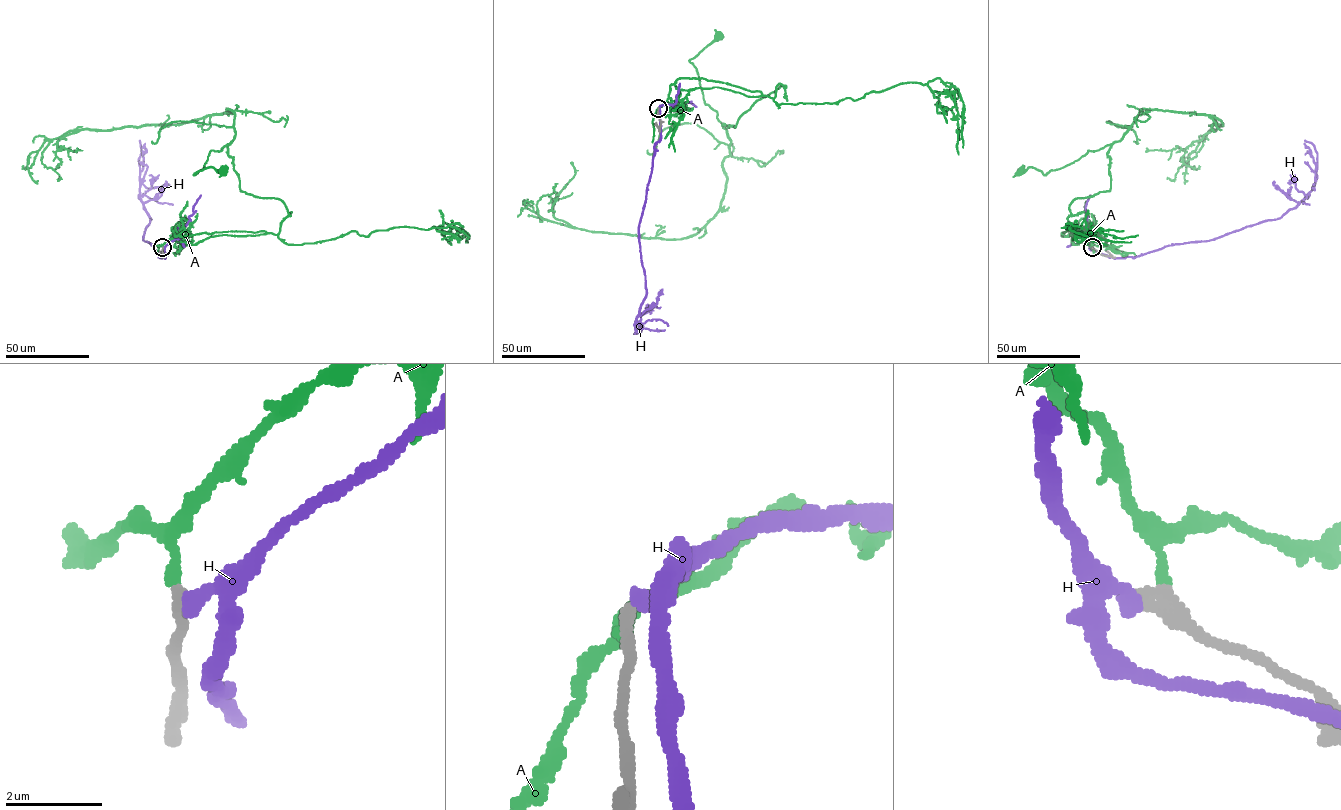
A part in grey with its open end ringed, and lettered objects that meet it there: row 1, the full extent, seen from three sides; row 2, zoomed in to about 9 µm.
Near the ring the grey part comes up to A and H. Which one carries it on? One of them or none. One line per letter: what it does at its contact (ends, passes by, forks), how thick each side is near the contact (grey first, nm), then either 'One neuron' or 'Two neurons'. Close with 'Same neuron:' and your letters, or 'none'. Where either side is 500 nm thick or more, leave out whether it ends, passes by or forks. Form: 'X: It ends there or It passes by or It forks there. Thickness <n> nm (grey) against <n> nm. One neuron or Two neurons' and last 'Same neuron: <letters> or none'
A: It ends there. Thickness 360 nm (grey) against 200 nm. One neuron
H: It ends there. Thickness 320 nm (grey) against 360 nm. Two neurons
Same neuron: A

